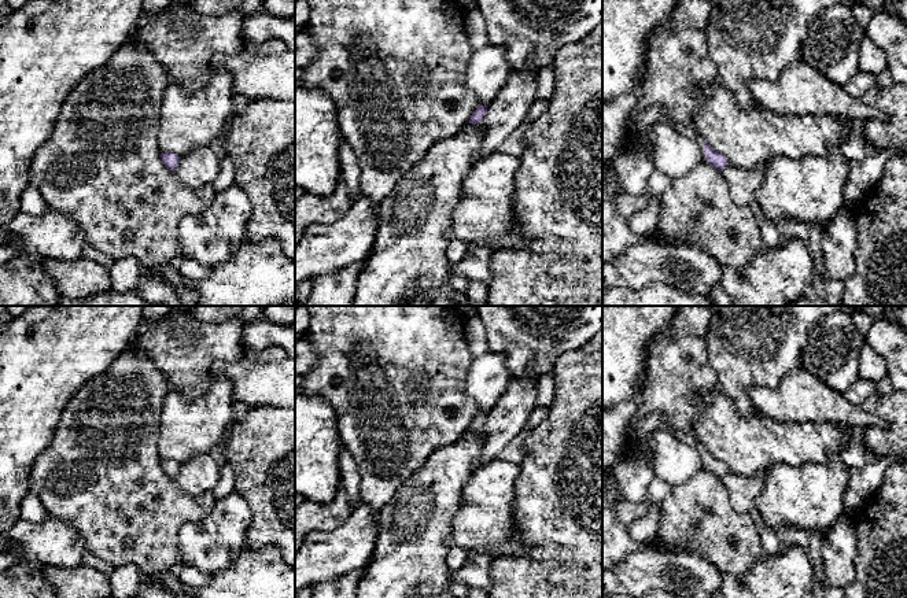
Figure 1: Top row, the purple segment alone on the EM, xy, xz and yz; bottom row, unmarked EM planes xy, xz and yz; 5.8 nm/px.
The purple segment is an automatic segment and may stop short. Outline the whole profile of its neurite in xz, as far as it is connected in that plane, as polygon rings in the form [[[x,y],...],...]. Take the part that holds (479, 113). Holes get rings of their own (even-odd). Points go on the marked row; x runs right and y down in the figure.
[[[487,45],[473,51],[465,82],[479,96],[482,104],[471,115],[471,123],[476,125],[483,119],[487,106],[506,84],[509,73],[505,47]]]

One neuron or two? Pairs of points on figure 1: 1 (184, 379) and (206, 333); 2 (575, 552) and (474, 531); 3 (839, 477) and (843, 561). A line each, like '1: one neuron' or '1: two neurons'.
1: one neuron
2: two neurons
3: two neurons

